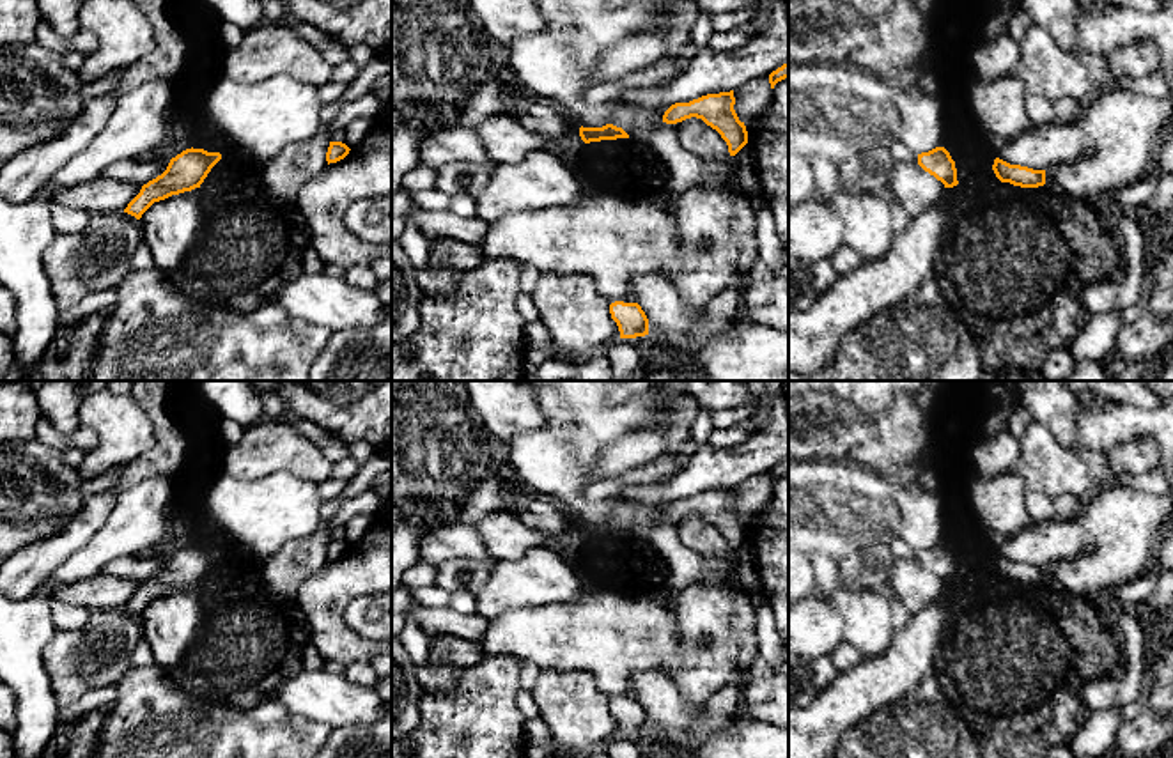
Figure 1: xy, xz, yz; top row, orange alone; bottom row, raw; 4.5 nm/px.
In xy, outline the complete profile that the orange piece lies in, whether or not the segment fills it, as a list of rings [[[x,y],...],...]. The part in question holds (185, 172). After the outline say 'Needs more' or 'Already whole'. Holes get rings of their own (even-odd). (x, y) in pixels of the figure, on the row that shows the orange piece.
[[[186,149],[170,159],[167,170],[142,186],[124,213],[136,220],[159,200],[200,188],[211,168],[221,159],[220,152]]]. Already whole

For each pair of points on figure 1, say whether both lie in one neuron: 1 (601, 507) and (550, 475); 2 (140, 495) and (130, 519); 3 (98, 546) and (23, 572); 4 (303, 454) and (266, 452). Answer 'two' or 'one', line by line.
1: one
2: one
3: two
4: one

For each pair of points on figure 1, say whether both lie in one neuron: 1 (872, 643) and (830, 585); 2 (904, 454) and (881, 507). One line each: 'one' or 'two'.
1: one
2: two

